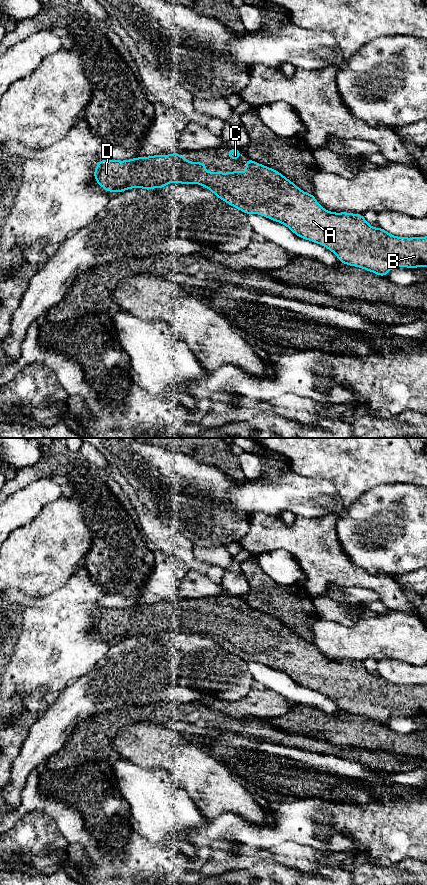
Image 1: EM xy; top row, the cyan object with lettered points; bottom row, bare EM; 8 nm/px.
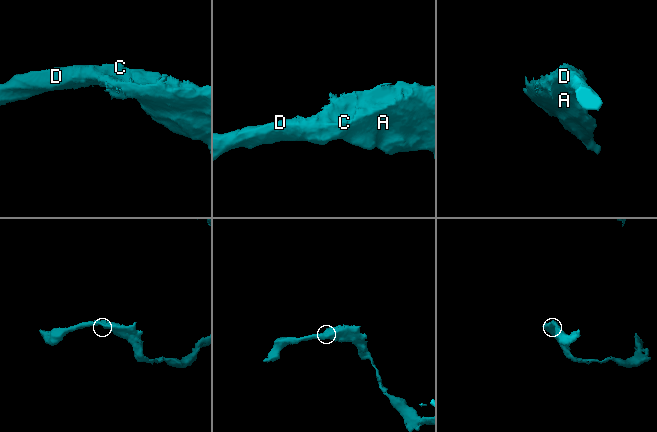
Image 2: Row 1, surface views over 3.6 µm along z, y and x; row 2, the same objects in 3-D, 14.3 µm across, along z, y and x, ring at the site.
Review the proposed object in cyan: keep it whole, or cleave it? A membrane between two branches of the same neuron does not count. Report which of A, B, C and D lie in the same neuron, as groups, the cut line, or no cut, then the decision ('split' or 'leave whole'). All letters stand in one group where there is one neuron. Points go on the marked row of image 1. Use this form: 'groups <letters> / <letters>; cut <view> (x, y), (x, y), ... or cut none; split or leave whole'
groups A B C D; cut none; leave whole

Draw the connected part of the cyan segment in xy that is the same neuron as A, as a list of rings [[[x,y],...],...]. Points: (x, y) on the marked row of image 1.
[[[174,152],[169,155],[154,155],[125,161],[102,159],[94,170],[94,179],[108,192],[119,193],[130,188],[165,188],[171,182],[201,184],[209,188],[220,200],[245,214],[260,214],[286,225],[298,237],[325,246],[339,259],[340,264],[360,267],[382,277],[392,268],[427,267],[427,237],[396,237],[385,229],[373,228],[363,214],[334,213],[324,209],[315,199],[298,188],[280,172],[246,158],[246,173],[241,171],[205,172],[207,163],[188,162]]]

